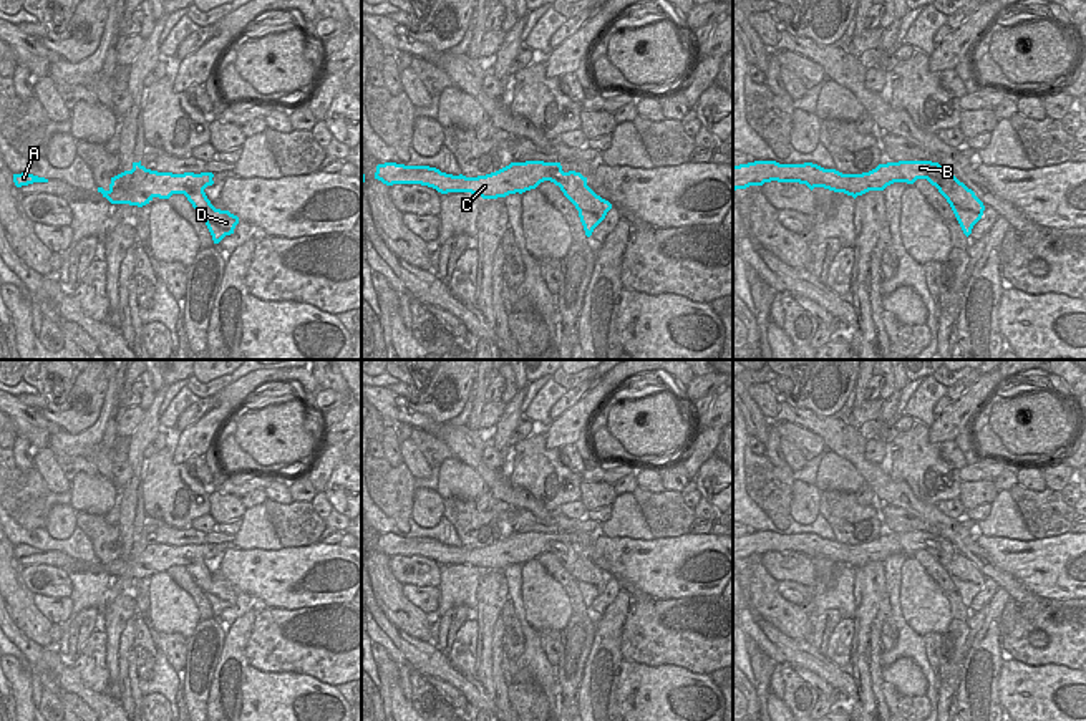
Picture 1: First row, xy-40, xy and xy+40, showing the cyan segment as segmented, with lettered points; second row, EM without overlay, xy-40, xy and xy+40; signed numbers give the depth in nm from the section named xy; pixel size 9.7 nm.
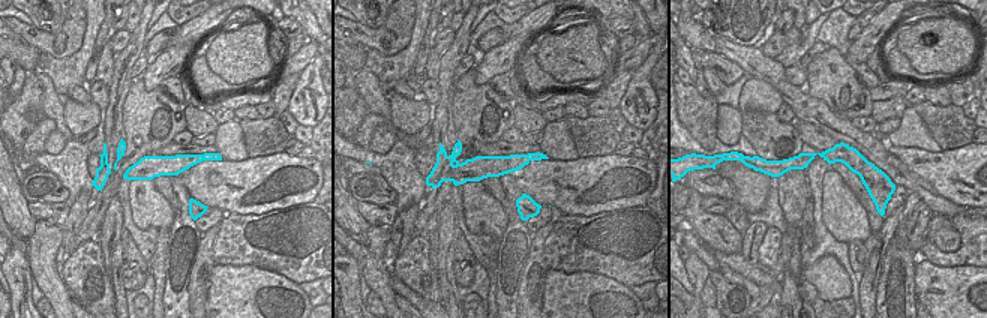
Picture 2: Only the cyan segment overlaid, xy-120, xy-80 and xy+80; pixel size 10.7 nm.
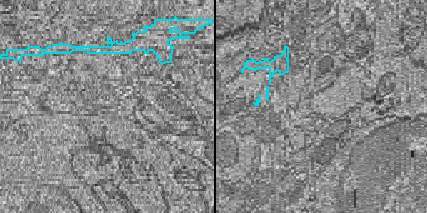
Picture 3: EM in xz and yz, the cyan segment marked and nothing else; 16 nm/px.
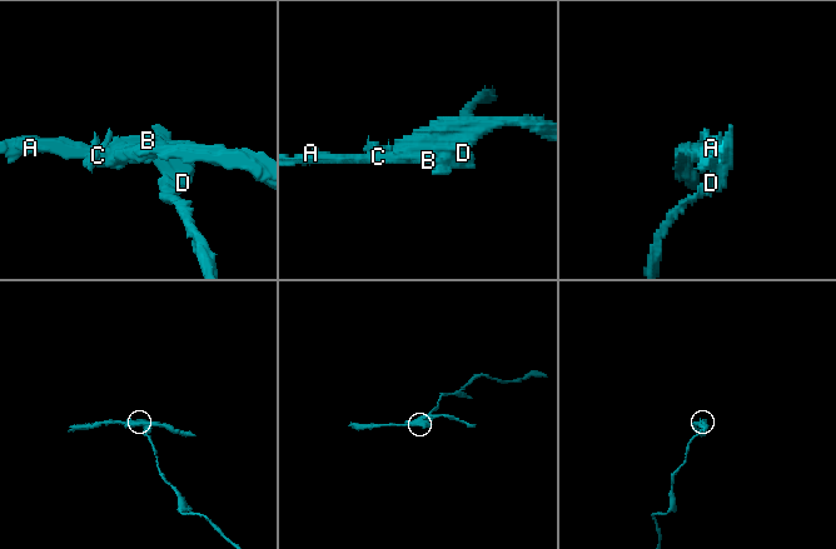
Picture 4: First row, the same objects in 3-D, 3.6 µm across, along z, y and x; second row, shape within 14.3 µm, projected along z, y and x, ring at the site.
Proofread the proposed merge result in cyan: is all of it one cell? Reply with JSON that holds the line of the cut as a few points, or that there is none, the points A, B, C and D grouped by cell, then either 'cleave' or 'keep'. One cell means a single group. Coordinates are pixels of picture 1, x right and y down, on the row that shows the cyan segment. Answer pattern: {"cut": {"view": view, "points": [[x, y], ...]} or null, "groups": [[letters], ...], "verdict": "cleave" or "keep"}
{"cut": {"view": "xy-40", "points": [[204, 186], [196, 186], [186, 196]]}, "groups": [["A", "B", "C"], ["D"]], "verdict": "cleave"}

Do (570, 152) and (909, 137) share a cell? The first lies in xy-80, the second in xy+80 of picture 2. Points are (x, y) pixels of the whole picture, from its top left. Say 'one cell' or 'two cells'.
one cell

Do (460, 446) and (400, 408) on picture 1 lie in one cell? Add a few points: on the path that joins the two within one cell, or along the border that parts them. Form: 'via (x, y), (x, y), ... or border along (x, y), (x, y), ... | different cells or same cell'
border along (471, 430), (436, 438) | different cells

